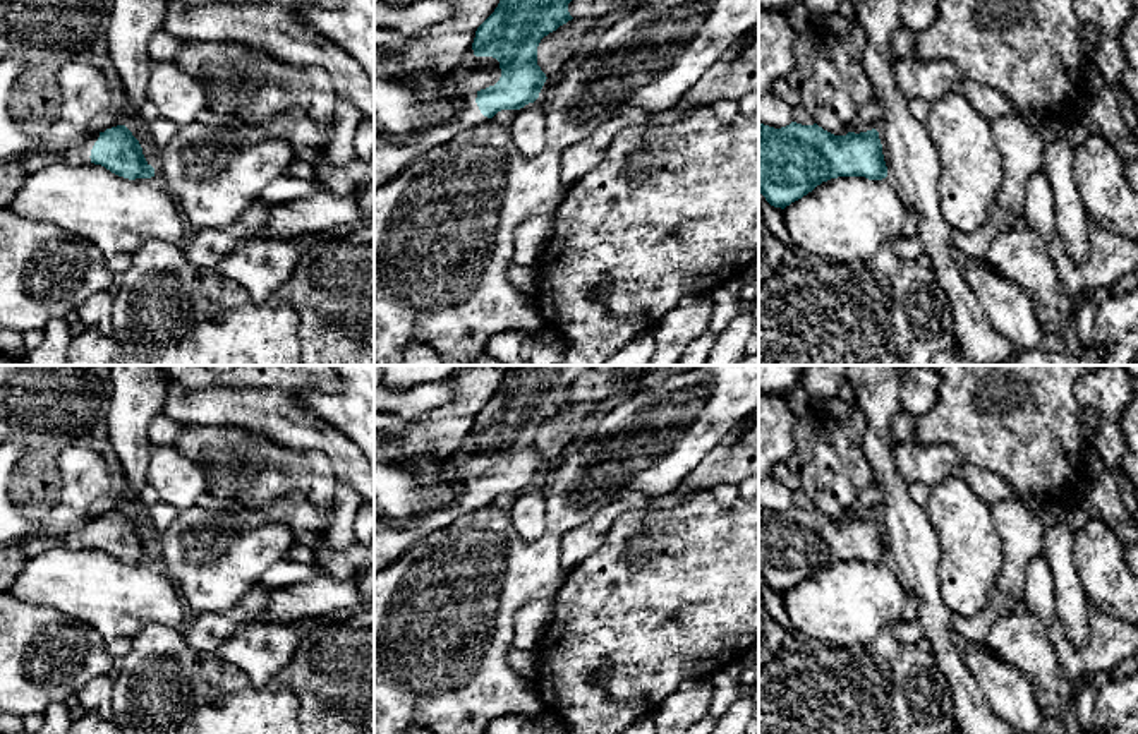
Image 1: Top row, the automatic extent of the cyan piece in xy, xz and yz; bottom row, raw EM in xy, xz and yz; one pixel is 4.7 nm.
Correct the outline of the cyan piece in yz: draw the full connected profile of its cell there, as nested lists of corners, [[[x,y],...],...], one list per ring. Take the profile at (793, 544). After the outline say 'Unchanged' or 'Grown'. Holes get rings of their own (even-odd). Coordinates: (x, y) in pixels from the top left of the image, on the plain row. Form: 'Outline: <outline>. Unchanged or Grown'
Outline: [[[791,506],[781,513],[759,508],[759,576],[771,590],[784,593],[822,566],[838,561],[865,561],[869,564],[887,561],[882,528],[875,513],[834,520],[817,508]]]. Unchanged

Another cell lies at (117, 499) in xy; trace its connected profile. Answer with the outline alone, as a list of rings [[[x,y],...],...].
[[[118,470],[115,477],[115,492],[94,511],[94,516],[103,516],[106,513],[125,509],[125,477]]]

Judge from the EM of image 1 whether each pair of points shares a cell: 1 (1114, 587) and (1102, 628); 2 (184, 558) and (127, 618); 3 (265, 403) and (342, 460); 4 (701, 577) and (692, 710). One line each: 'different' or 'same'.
1: different
2: different
3: same
4: different

